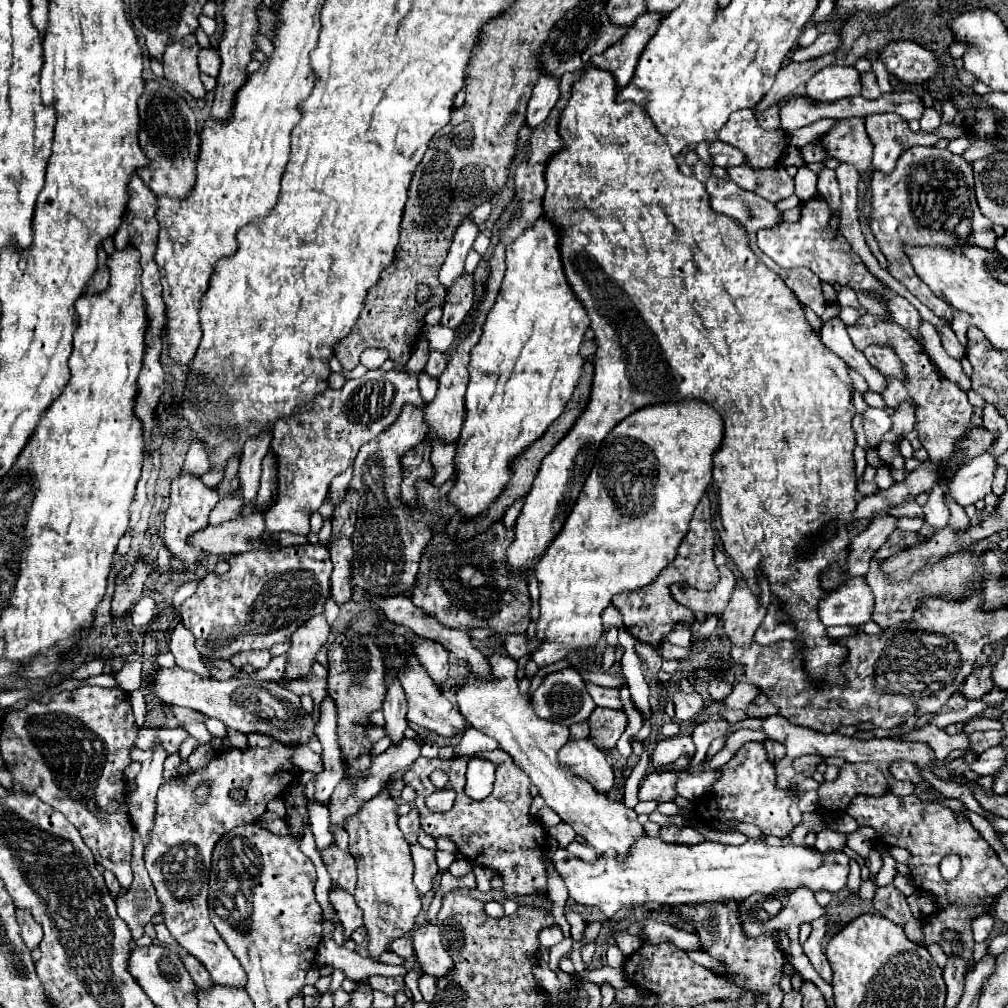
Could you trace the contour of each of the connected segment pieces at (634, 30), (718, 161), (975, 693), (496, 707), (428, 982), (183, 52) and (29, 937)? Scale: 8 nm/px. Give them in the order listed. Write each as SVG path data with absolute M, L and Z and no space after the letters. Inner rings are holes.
M651 12L639 16L637 22L627 28L625 38L613 44L611 48L607 48L601 56L593 56L589 64L585 64L585 70L587 68L601 68L601 70L611 70L611 72L619 70L619 74L615 74L615 82L619 88L627 86L635 72L639 54L647 46L649 38L655 34L659 20L661 16L651 14Z
M717 140L717 144L713 142L709 150L711 150L715 166L731 168L731 166L745 164L745 156L741 156L741 152L737 152L737 148L729 148L729 144L721 144L719 140Z
M983 662L965 678L963 682L963 696L967 700L983 700L993 690L991 682L991 664Z
M491 654L489 662L495 680L483 682L475 680L469 674L465 684L457 690L457 704L465 712L469 724L495 738L499 746L513 756L515 764L523 768L529 774L531 782L539 788L545 804L553 808L567 824L571 824L573 830L583 836L591 848L597 850L597 854L611 848L617 852L617 860L623 860L631 844L647 838L643 826L637 822L635 810L627 808L619 800L611 800L595 792L589 782L585 782L583 778L575 778L569 770L558 764L557 754L561 746L557 744L567 743L569 728L548 720L541 722L541 718L535 716L529 696L517 690L517 662L513 658L503 654Z
M425 974L425 976L419 978L419 990L421 990L425 1002L431 1002L435 998L435 992L437 992L435 982L437 982L437 978L435 976L429 976L429 974Z
M189 34L183 40L169 44L169 48L163 54L163 68L165 68L165 78L169 82L179 84L193 98L203 100L205 86L199 78L197 54L199 54L199 44L197 44L195 36Z
M19 910L17 916L19 916L19 918L27 918L27 920L21 924L21 936L23 936L23 942L27 944L27 948L29 948L29 950L35 950L35 948L39 946L41 938L43 938L41 926L33 920L33 916L31 916L29 912Z

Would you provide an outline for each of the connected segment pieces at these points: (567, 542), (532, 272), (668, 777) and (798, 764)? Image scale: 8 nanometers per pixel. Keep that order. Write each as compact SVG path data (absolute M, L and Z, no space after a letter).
M685 400L685 402L673 402L673 404L655 404L655 406L645 406L639 412L633 412L631 416L627 416L625 420L621 420L617 424L617 428L613 428L609 432L609 436L603 440L599 452L597 452L597 460L595 466L563 526L563 530L559 532L559 536L551 542L551 546L547 548L543 560L537 566L537 580L539 580L539 590L541 590L541 600L539 600L539 608L541 608L541 616L537 620L537 638L539 638L539 648L535 652L531 652L531 660L543 668L549 664L555 664L563 658L569 656L569 652L587 652L589 648L593 648L597 644L597 640L603 636L603 622L601 622L601 612L611 604L613 596L621 594L621 592L637 592L641 588L645 588L645 584L653 582L663 568L667 568L673 558L677 556L677 548L681 544L681 540L685 538L685 532L689 530L689 522L693 516L695 506L699 504L699 500L703 498L709 482L711 482L711 470L713 470L713 454L721 448L723 444L723 420L717 412L713 412L713 408L705 406L699 400Z
M543 214L505 250L505 278L495 304L487 312L481 326L481 338L473 346L471 362L467 366L469 384L465 394L465 422L455 452L455 484L447 494L449 504L455 506L463 518L479 516L501 496L505 484L509 484L513 476L513 456L525 452L525 448L537 442L561 416L583 372L585 358L579 354L579 346L589 328L589 316L565 280L557 244L561 244L561 234L553 220Z
M689 770L679 772L651 772L645 776L641 788L639 788L639 800L657 800L657 802L669 802L677 796L677 780L683 774L691 774Z
M799 756L793 760L793 768L797 772L815 772L815 768L821 760L823 760L821 756Z

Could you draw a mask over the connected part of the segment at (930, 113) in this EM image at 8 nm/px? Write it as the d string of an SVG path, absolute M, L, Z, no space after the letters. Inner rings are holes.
M927 108L923 118L921 118L921 130L923 132L935 132L941 124L941 116L933 110L933 108Z

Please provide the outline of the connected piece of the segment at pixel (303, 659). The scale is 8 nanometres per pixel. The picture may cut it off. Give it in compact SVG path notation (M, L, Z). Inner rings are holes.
M323 614L313 616L309 622L299 626L291 636L291 648L287 650L285 680L305 678L315 662L317 652L329 638L329 624Z

